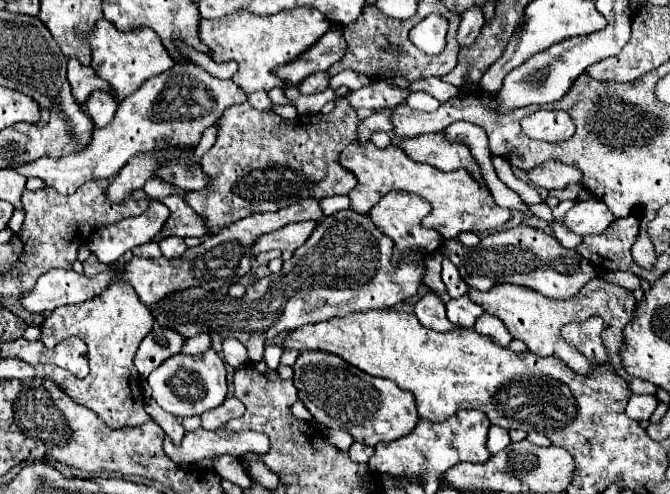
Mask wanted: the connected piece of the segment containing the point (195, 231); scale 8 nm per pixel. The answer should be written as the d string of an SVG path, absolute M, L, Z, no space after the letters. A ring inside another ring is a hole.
M167 195L163 203L169 207L169 219L163 225L163 231L155 235L155 241L163 237L179 235L179 237L205 237L207 229L203 229L203 221L191 213L191 207L179 195Z

